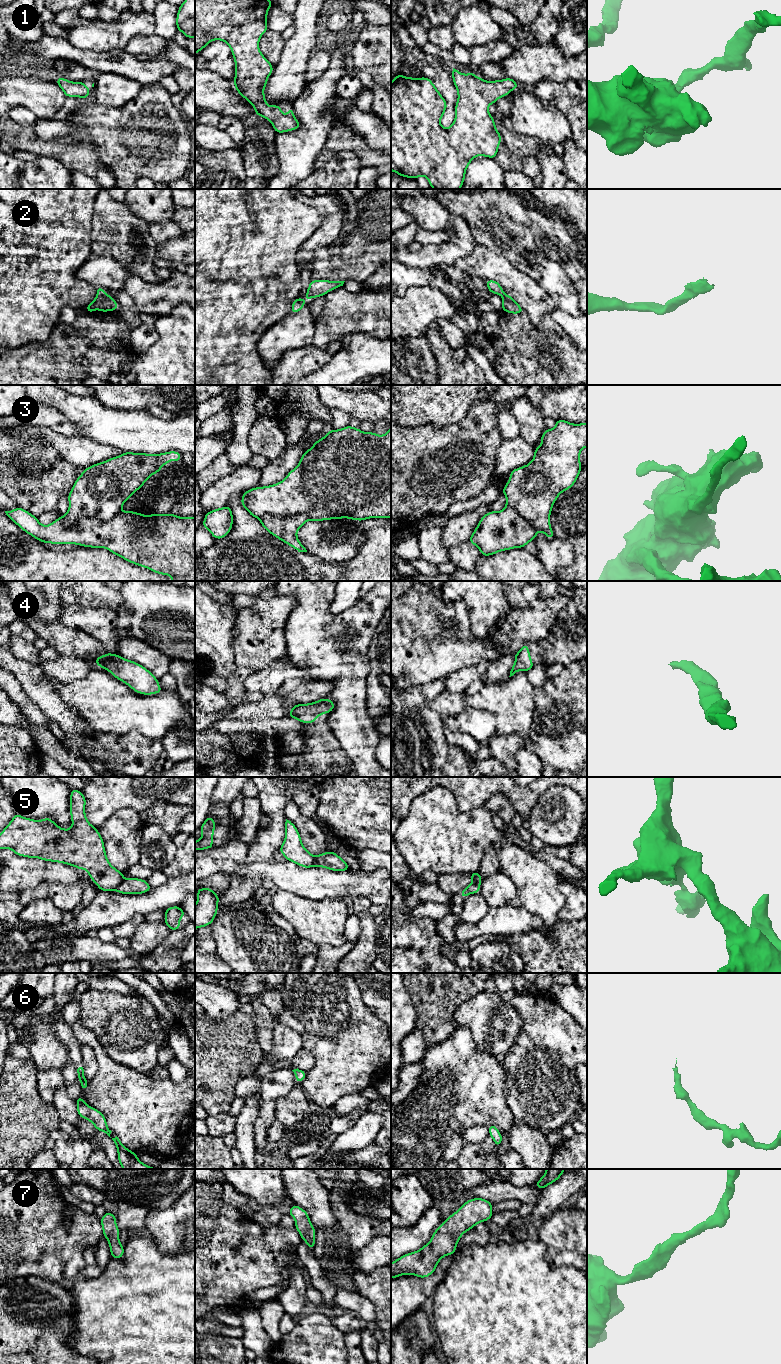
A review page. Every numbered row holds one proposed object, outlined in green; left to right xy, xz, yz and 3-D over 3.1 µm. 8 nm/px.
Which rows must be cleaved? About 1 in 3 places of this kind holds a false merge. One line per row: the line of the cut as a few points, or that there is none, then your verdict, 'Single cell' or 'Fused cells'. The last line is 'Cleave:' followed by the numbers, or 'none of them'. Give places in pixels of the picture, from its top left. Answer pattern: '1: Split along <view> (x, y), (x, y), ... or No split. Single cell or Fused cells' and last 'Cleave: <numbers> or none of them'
1: No split. Single cell
2: No split. Single cell
3: Split along xy (119, 511), (108, 519), (80, 518), (72, 526), (63, 519). Fused cells
4: No split. Single cell
5: Split along xy (124, 879), (115, 889). Fused cells
6: No split. Single cell
7: No split. Single cell
Cleave: 3, 5

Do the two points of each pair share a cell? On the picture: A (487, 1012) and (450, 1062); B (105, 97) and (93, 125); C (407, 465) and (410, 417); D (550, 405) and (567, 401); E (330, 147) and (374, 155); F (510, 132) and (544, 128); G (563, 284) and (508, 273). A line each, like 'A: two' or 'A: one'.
A: two
B: two
C: two
D: one
E: one
F: two
G: two

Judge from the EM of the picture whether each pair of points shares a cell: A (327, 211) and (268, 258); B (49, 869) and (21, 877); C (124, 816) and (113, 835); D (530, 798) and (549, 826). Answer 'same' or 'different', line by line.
A: different
B: same
C: same
D: different

